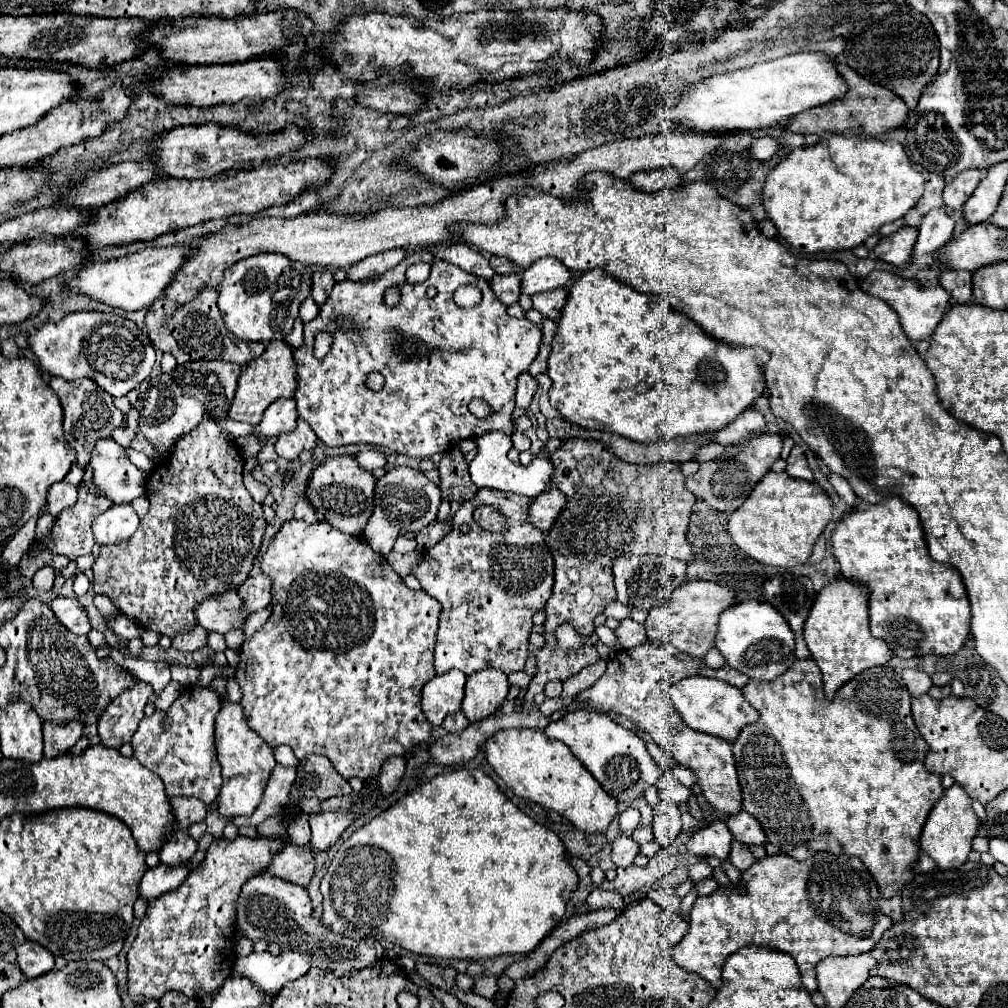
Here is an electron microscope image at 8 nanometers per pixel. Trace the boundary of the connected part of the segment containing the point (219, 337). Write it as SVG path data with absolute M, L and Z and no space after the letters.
M204 289L198 295L198 299L182 307L178 303L172 303L170 299L160 297L148 309L146 315L146 331L152 345L164 353L172 353L178 359L178 363L186 363L194 359L222 359L238 365L248 365L250 361L258 359L264 351L264 345L242 341L236 335L232 335L222 321L222 315L216 307L216 299L218 293L214 289Z

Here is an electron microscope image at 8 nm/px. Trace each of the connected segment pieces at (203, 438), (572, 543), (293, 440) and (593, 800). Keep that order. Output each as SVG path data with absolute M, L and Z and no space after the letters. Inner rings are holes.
M204 419L196 429L180 437L168 461L156 465L146 481L150 511L140 519L138 531L124 543L100 549L92 567L94 591L108 595L124 615L160 635L174 639L178 631L194 627L192 609L202 599L244 583L260 549L266 521L262 505L242 485L242 471L244 459L238 447L220 433L214 421Z
M568 439L564 445L552 453L554 463L554 487L568 495L568 507L560 513L554 527L546 533L546 543L556 563L556 581L552 589L552 597L548 599L544 611L544 639L546 645L536 653L536 675L530 679L526 695L522 699L522 711L534 709L534 695L544 691L544 685L550 679L566 681L574 677L586 665L592 665L600 659L596 647L582 647L578 651L566 653L556 647L552 641L552 631L560 621L576 621L576 627L584 633L594 633L594 617L604 611L604 607L616 599L616 591L612 585L612 561L618 555L634 553L634 555L666 555L680 561L692 561L692 545L688 543L688 521L692 515L692 505L696 497L684 485L684 473L678 463L658 463L658 465L632 465L616 459L606 445L594 439Z
M298 419L298 427L290 433L278 435L274 447L280 457L284 457L288 461L296 461L304 449L312 451L316 447L316 441L318 441L318 437L310 429L310 425L304 419Z
M502 729L486 741L484 749L492 769L518 797L524 797L542 805L544 809L560 813L580 831L604 833L612 817L618 813L616 801L572 755L570 747L546 737L538 729Z

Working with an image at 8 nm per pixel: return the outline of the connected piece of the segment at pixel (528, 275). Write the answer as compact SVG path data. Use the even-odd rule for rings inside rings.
M544 257L534 261L522 273L522 293L534 295L542 291L552 291L558 287L566 287L572 279L572 273L554 257Z

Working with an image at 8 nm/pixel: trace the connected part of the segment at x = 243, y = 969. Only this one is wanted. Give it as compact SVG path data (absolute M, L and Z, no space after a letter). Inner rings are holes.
M250 953L248 957L238 957L234 971L250 979L254 987L262 993L278 993L284 983L298 979L310 969L310 957L302 953Z

